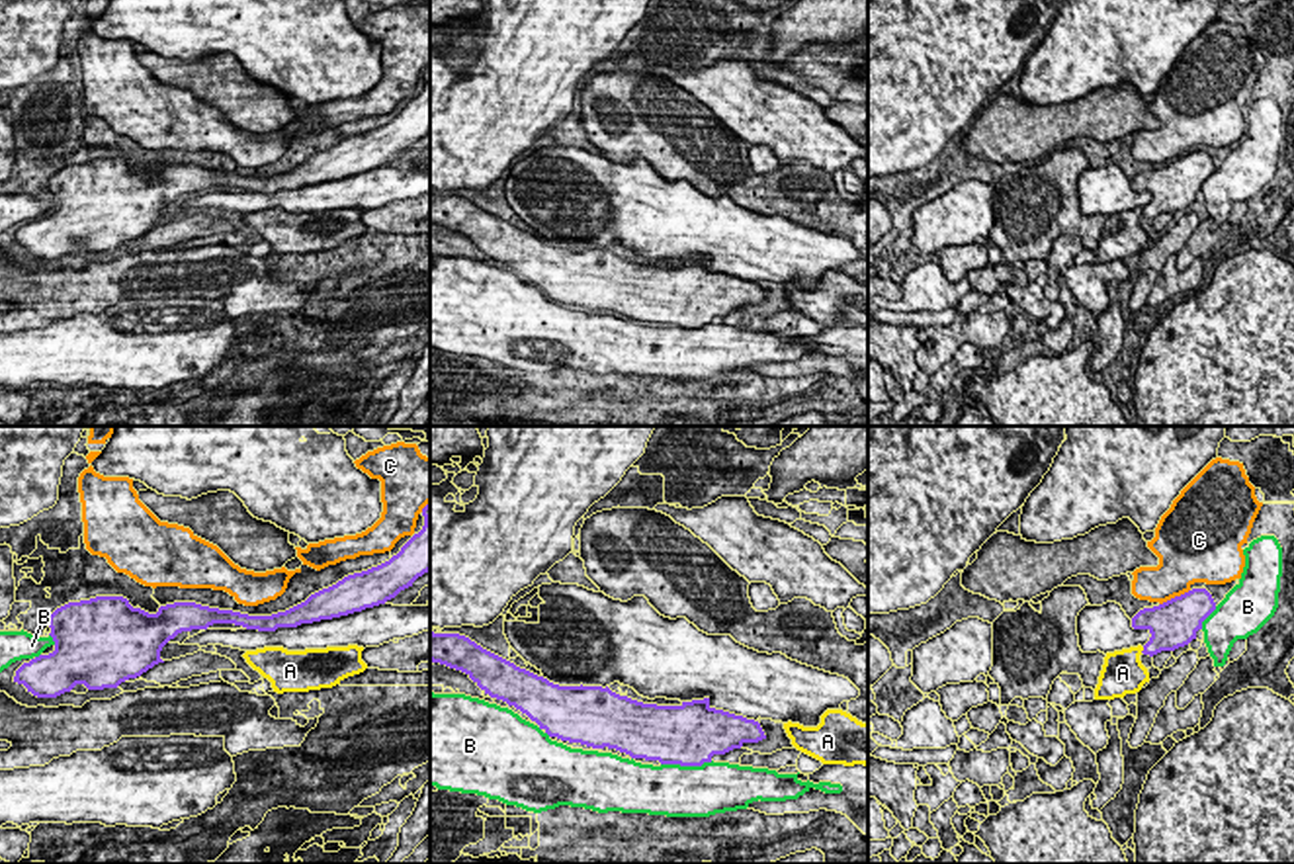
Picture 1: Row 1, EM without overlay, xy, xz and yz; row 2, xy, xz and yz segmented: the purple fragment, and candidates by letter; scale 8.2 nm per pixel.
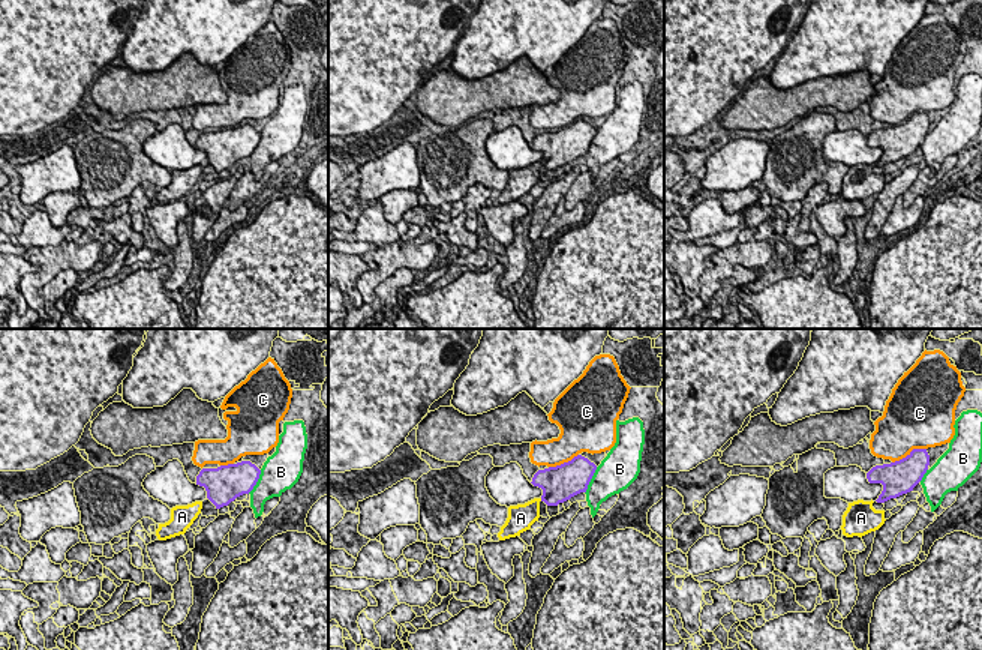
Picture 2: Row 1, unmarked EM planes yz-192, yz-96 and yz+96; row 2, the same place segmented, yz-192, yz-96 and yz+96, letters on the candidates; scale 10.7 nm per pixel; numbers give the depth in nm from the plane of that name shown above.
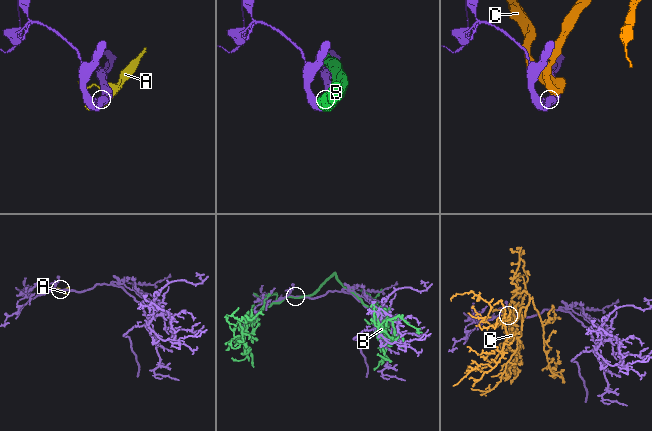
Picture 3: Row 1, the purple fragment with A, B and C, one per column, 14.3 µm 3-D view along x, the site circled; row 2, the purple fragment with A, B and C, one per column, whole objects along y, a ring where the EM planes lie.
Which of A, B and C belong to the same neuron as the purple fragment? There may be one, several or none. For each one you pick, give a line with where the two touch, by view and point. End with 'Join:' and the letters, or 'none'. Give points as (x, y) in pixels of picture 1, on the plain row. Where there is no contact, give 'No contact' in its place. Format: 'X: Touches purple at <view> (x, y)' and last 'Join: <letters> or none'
Join: none

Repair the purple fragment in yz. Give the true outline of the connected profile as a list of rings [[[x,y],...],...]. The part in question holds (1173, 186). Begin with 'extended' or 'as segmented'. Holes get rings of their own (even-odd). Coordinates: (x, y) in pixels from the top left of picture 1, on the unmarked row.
as segmented; [[[1192,151],[1159,168],[1140,172],[1132,180],[1132,190],[1151,195],[1142,215],[1153,219],[1188,207],[1214,172],[1216,164],[1206,151]]]

